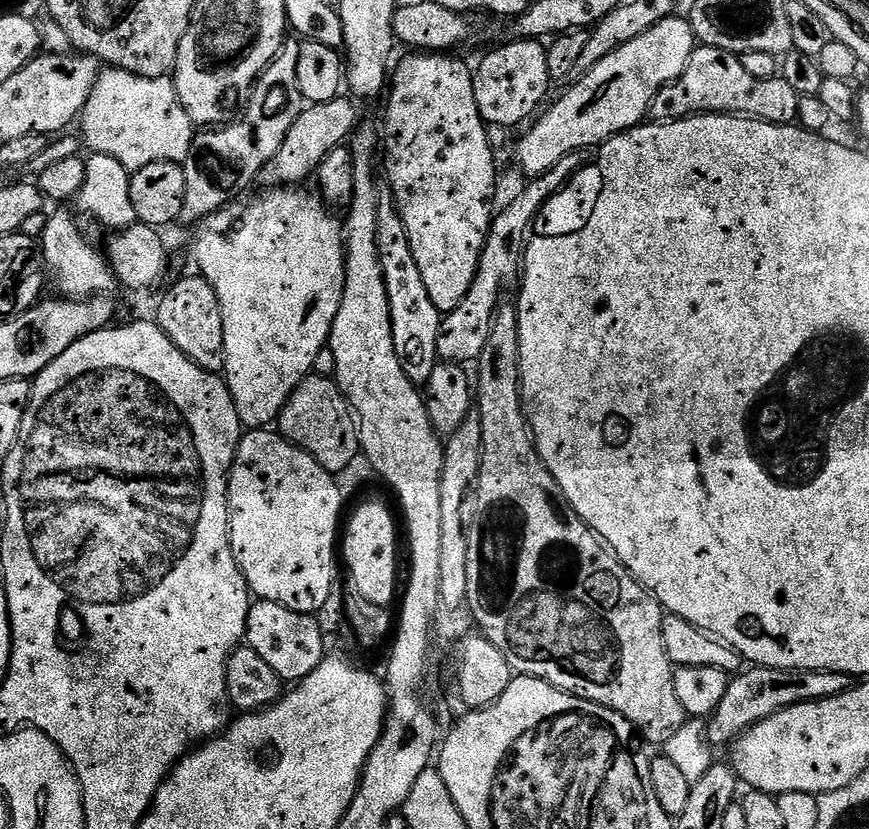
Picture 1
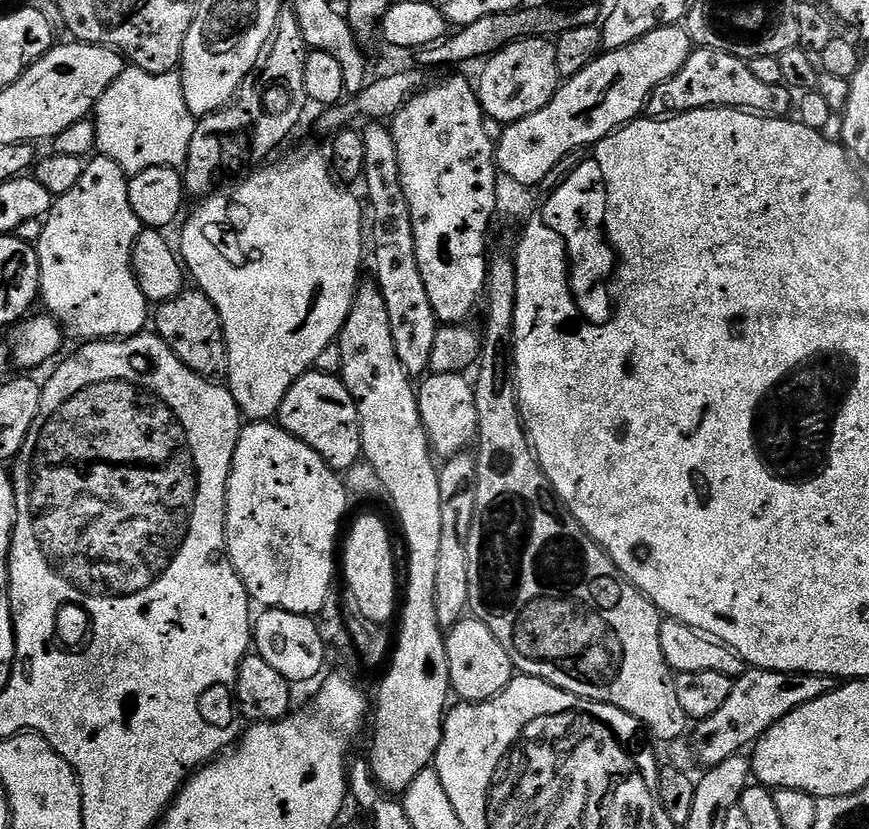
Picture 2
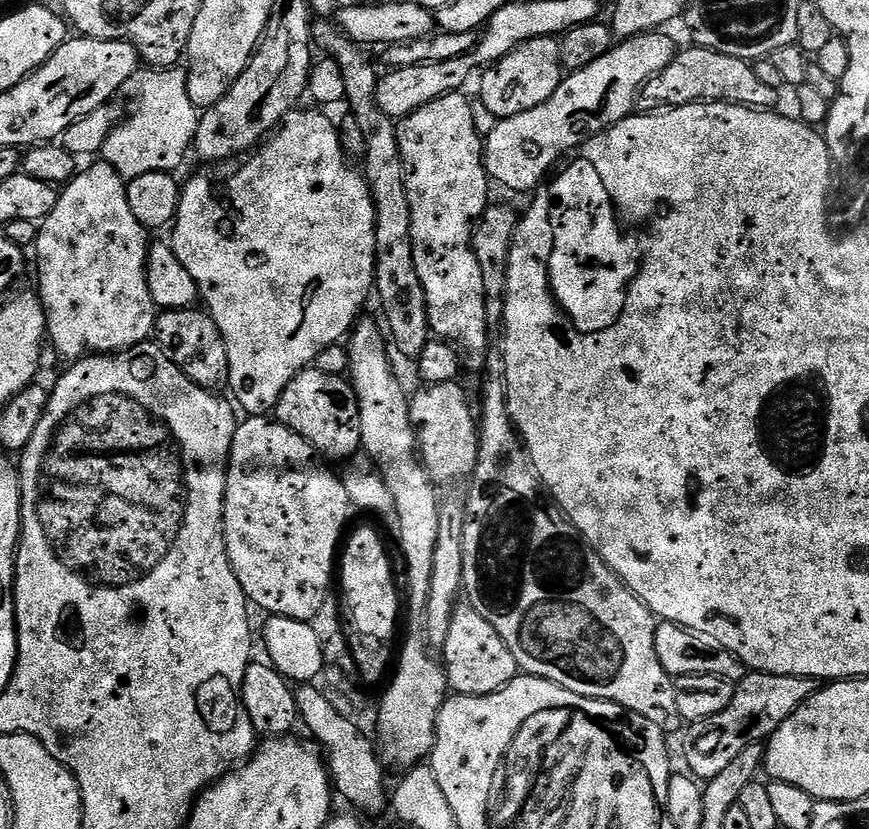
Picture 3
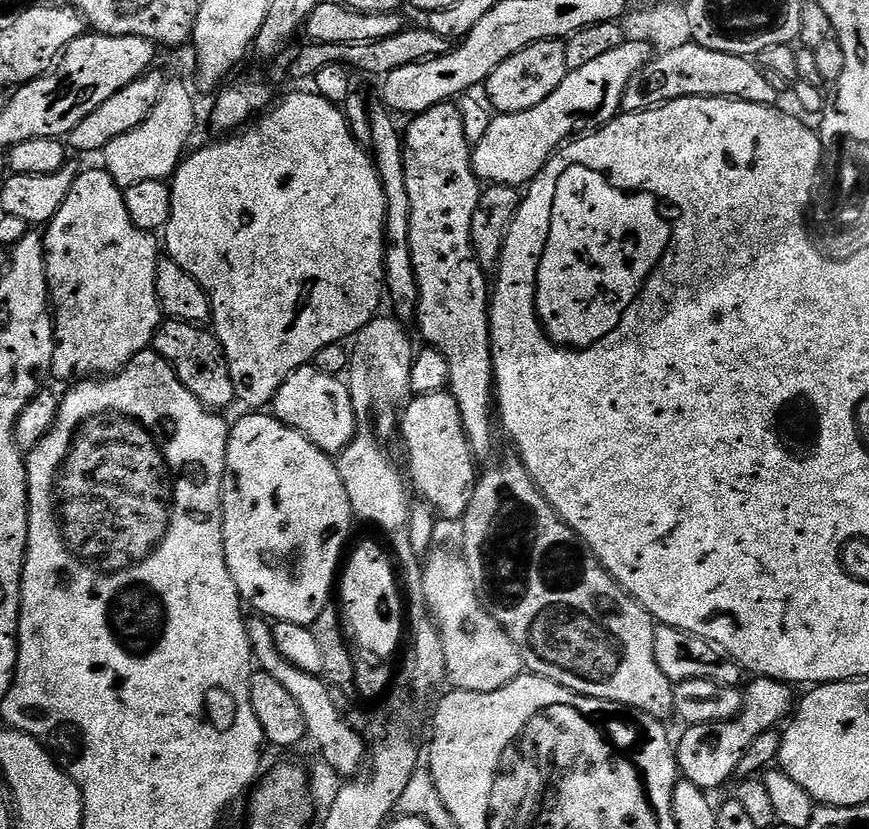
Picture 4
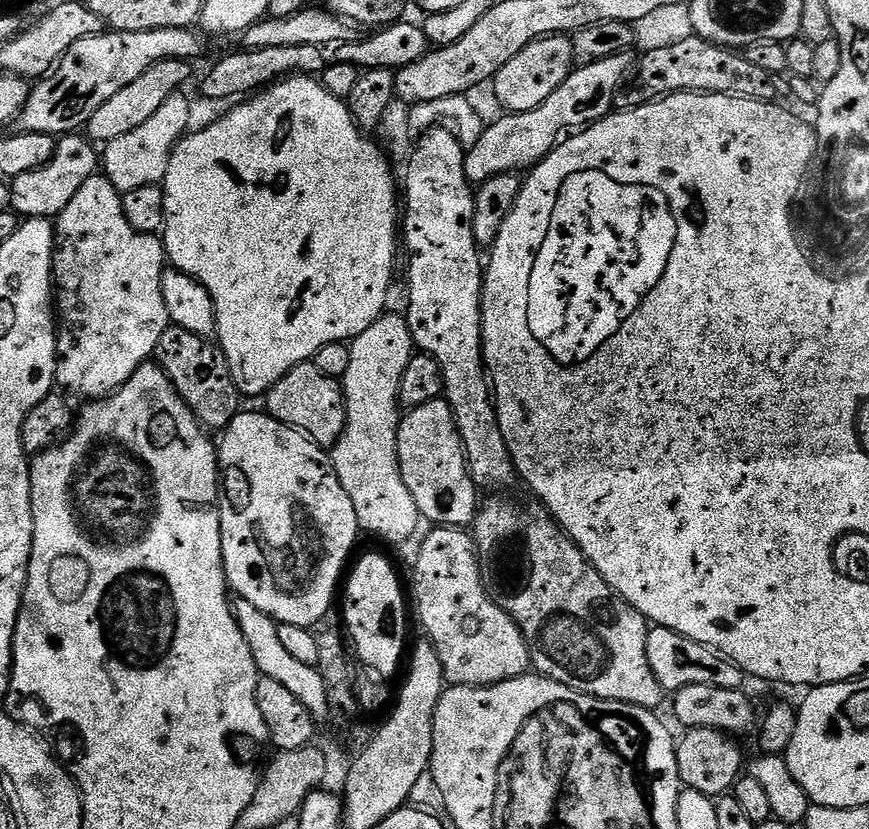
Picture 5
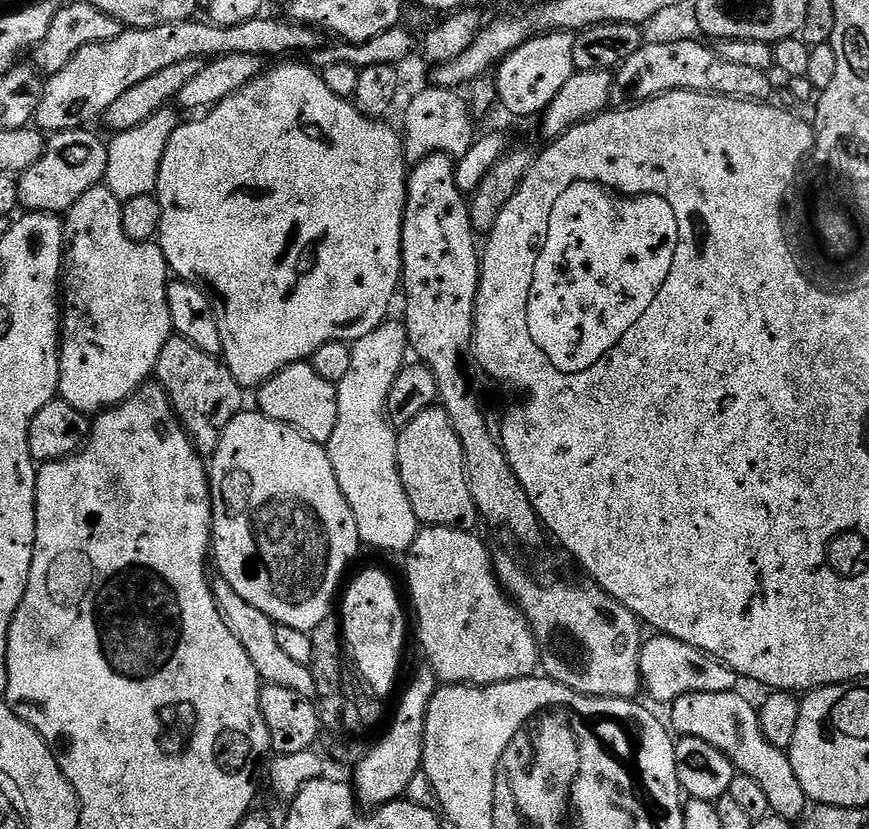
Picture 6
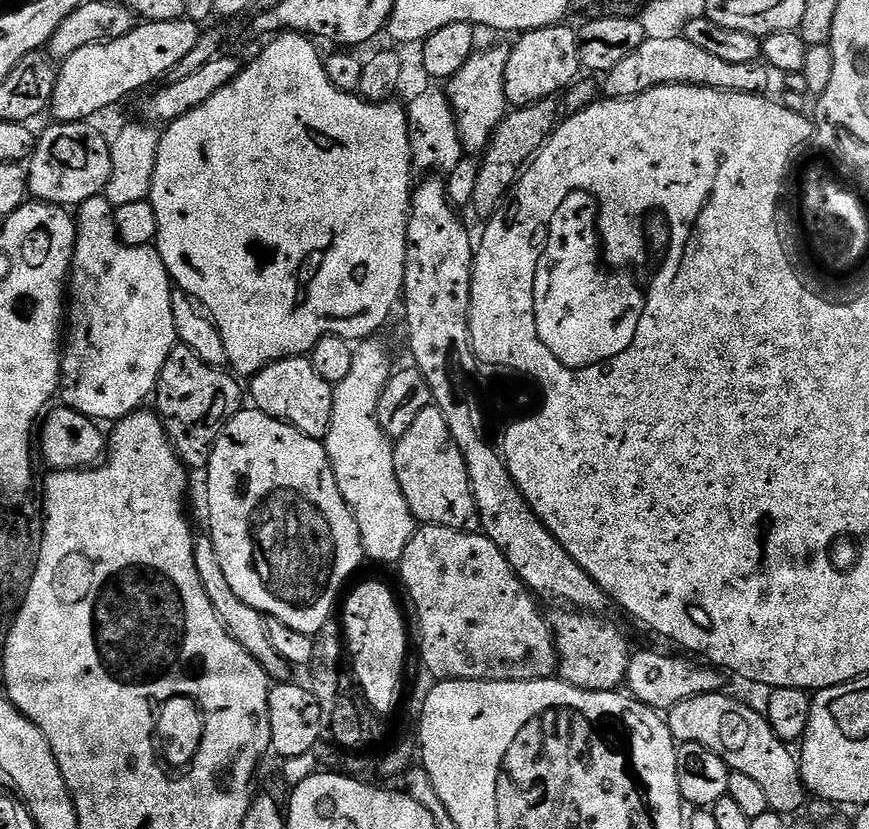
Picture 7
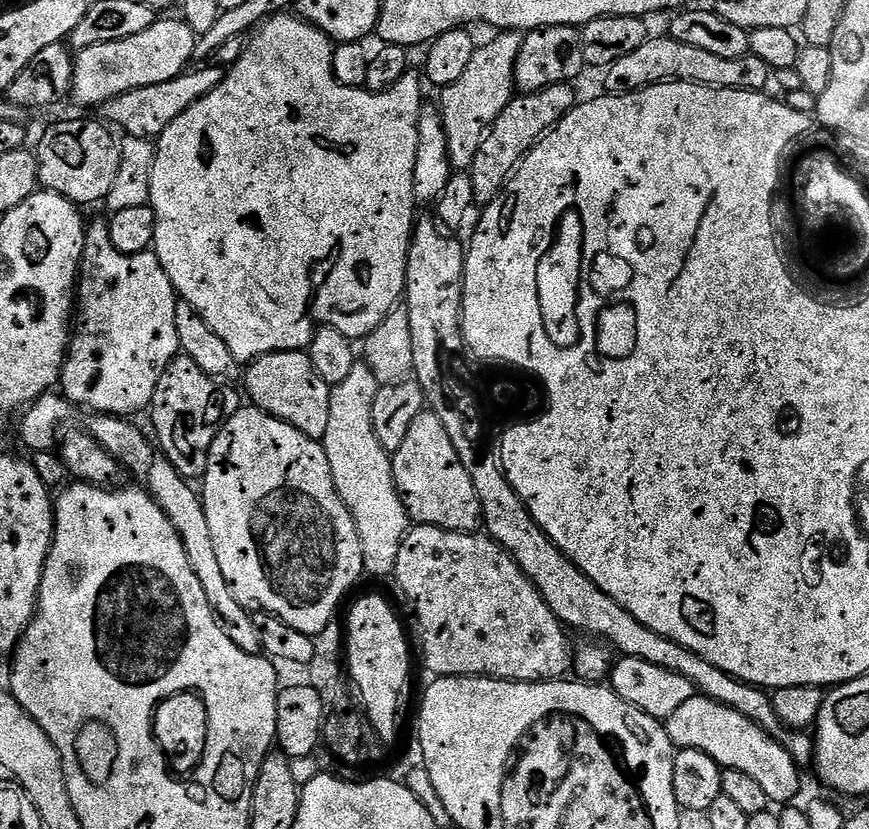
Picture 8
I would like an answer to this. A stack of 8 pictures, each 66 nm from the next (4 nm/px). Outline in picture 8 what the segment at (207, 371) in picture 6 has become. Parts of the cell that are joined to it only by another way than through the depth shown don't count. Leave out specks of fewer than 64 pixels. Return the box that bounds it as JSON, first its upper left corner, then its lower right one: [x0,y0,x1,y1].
[150,354,242,482]

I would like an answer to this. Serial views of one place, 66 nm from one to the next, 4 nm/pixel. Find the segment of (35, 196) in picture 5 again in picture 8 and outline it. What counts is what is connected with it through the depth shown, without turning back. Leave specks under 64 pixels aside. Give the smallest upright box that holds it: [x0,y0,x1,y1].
[34,120,120,206]

